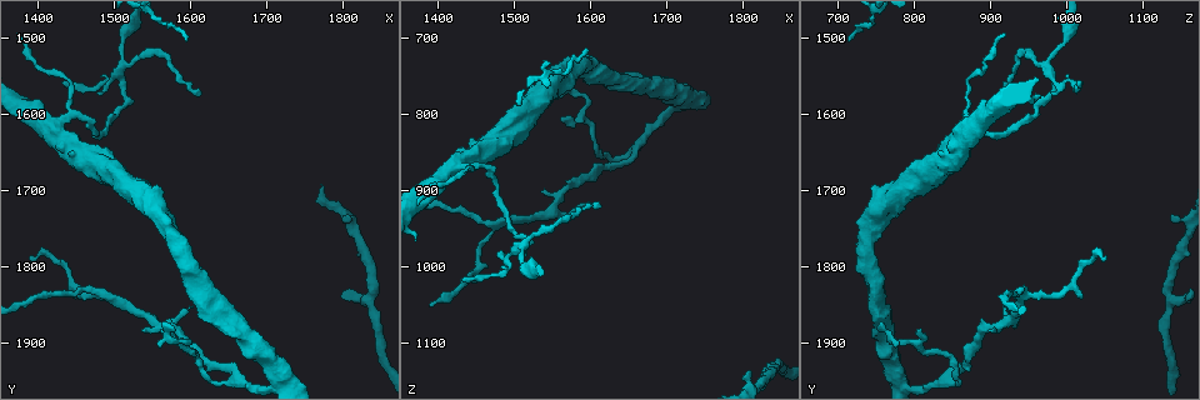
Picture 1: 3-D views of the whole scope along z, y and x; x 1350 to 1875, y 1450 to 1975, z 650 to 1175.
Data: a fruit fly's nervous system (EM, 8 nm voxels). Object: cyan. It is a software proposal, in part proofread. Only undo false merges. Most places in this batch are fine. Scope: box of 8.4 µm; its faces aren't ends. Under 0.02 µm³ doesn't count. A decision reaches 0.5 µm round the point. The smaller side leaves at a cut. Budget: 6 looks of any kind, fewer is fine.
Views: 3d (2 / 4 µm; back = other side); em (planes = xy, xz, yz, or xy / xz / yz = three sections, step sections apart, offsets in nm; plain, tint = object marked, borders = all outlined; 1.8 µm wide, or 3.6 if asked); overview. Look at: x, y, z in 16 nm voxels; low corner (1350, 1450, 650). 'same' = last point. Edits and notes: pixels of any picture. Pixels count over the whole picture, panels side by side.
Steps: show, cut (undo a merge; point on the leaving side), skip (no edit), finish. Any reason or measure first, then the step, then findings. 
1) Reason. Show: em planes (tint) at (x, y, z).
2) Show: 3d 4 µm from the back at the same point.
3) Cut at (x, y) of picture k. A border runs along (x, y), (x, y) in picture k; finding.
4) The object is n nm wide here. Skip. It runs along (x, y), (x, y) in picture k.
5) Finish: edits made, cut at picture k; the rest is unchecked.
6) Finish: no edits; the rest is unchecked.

Arms run side by side. Show: 3d 4 µm at (1655, 1950, 850).

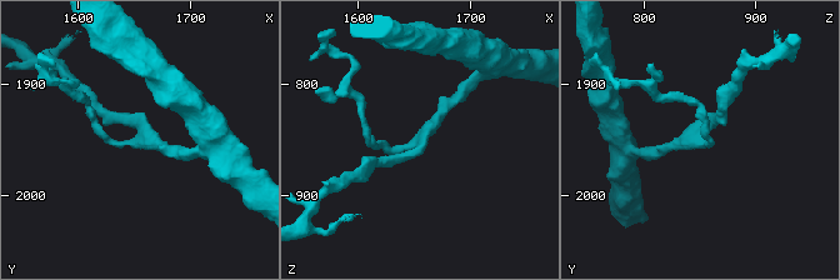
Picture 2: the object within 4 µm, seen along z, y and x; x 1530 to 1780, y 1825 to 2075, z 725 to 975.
3 arms meet here; need the tissue. Show: em yz step 16 (tint) at (1658, 1946, 846).

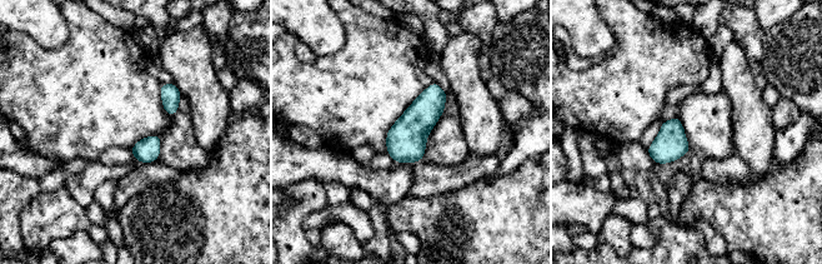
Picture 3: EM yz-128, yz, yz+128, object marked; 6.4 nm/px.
Show: em planes (tint) at the same point.

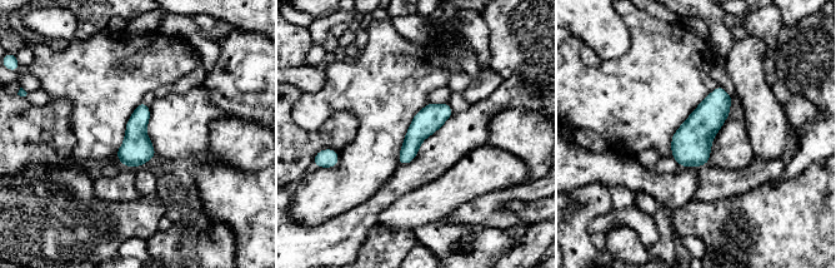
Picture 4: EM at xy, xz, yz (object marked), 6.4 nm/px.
Skip. It runs along (446, 107), (413, 139), (401, 160) in picture 4; continuous, no second cell.

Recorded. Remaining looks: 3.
Branch point. Show: 3d 4 µm at (1485, 1840, 945).

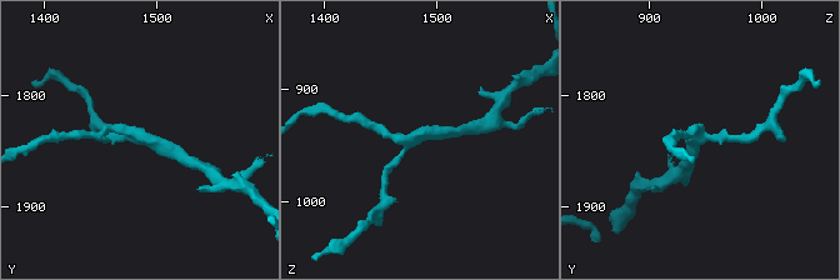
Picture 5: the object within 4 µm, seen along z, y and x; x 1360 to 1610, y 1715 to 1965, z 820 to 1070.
3 arms meet here; need the tissue. Show: em xz step 4 (borders) at (1484, 1840, 938).

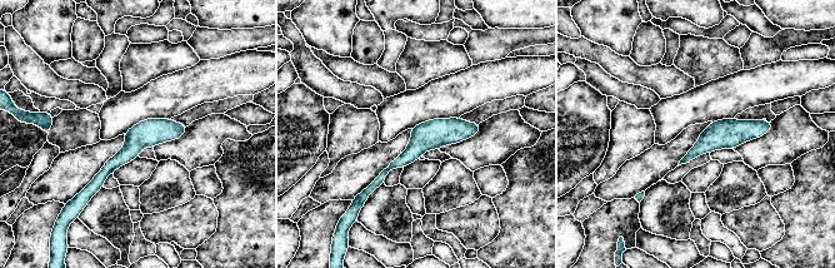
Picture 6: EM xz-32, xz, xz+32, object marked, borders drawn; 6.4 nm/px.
The object is 180 nm wide here. Skip. It runs along (476, 125), (429, 134), (369, 189) in picture 6; all the same cell.

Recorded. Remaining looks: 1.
Finish: no edits; the rest is unchecked.

